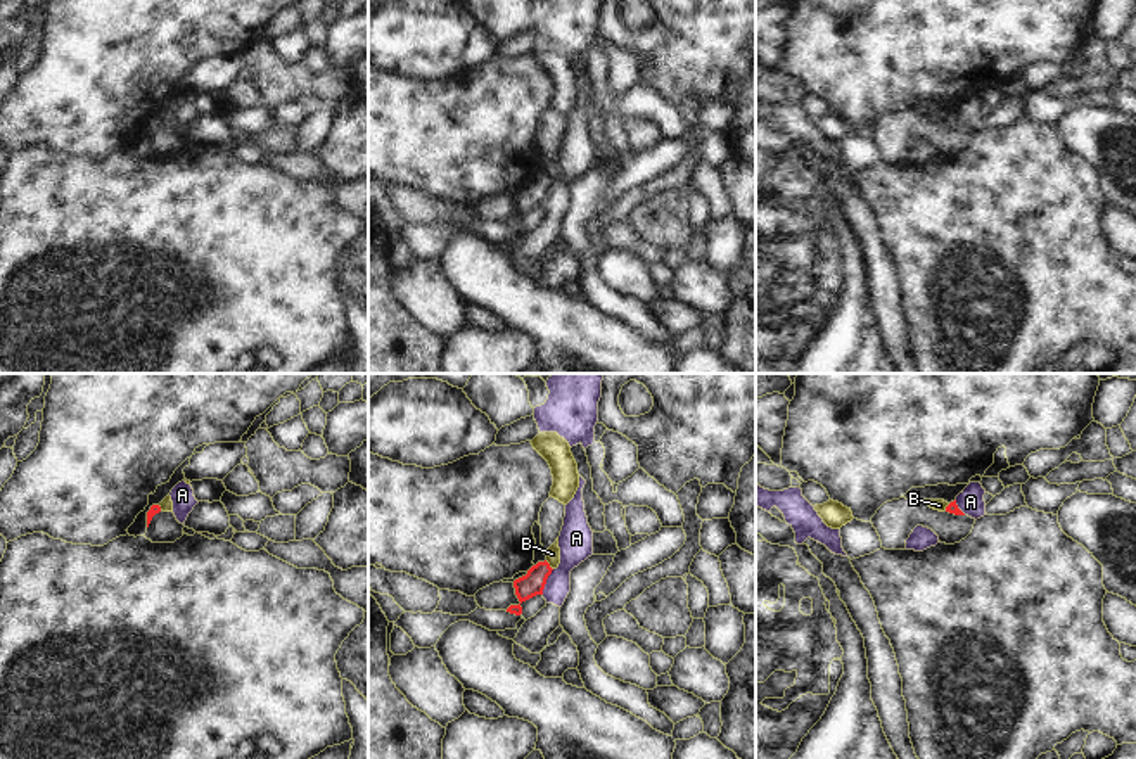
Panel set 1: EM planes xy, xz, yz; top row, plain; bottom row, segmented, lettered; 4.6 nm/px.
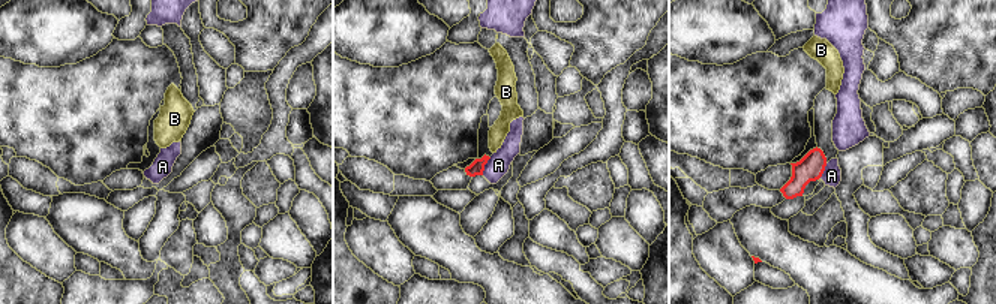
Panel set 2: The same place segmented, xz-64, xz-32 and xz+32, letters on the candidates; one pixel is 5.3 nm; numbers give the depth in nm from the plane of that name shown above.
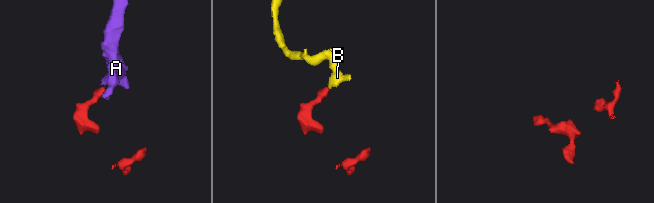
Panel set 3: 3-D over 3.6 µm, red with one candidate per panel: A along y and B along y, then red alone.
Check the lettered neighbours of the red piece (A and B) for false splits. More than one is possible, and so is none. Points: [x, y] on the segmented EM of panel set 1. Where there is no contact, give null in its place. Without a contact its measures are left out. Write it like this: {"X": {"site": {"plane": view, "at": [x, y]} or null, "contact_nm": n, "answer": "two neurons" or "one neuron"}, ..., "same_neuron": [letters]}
{"A": {"site": {"plane": "xz", "at": [545, 581]}, "contact_nm": 130, "answer": "two neurons"}, "B": {"site": {"plane": "xz", "at": [548, 566]}, "contact_nm": 60, "answer": "two neurons"}, "same_neuron": []}

